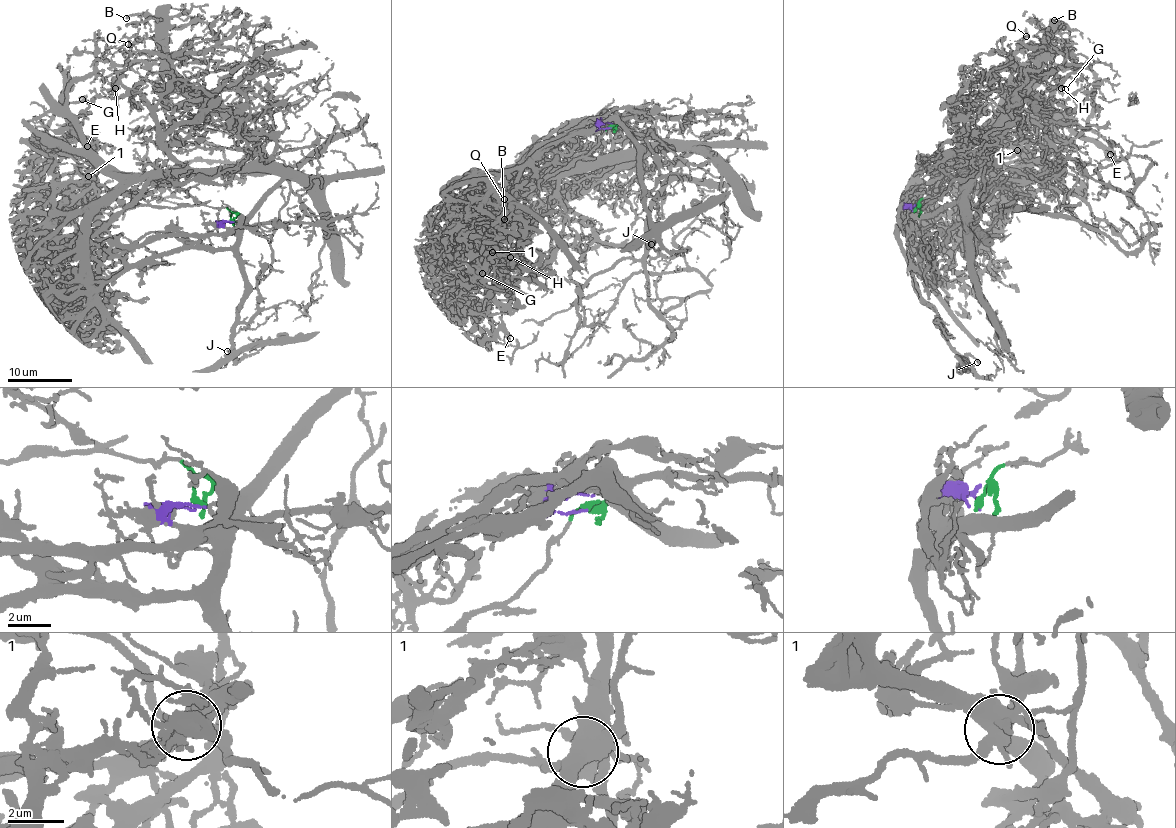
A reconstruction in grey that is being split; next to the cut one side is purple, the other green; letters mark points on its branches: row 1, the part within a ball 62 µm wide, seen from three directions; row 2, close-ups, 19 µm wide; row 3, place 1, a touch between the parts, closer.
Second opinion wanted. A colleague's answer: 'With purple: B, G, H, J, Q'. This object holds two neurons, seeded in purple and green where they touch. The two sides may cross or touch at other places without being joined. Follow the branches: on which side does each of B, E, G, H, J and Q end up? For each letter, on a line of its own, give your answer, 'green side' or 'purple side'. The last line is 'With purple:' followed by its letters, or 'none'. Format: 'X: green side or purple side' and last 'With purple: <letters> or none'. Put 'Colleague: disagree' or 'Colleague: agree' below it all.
B: purple side
E: green side
G: purple side
H: purple side
J: purple side
Q: purple side
With purple: B, G, H, J, Q
Colleague: agree

